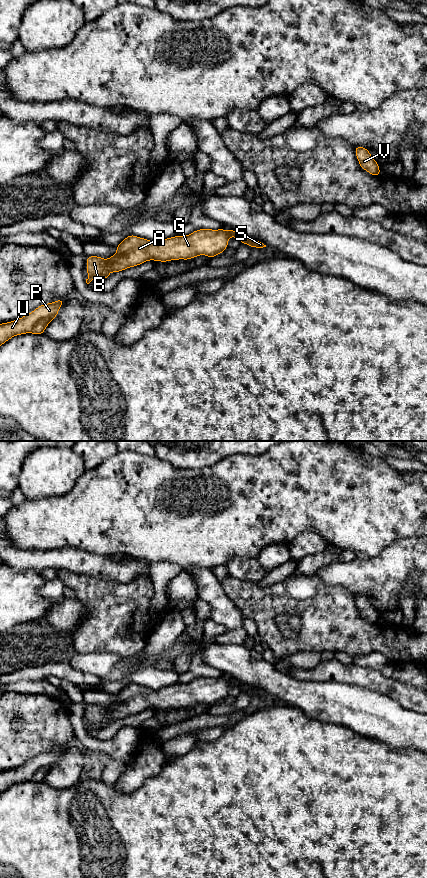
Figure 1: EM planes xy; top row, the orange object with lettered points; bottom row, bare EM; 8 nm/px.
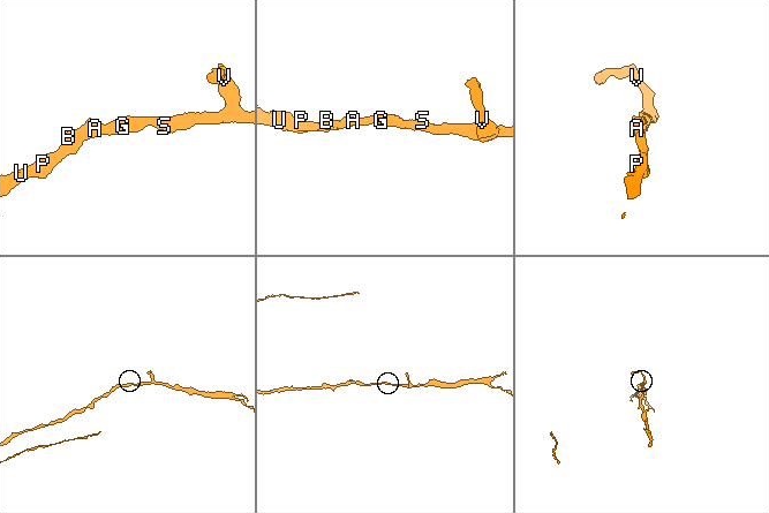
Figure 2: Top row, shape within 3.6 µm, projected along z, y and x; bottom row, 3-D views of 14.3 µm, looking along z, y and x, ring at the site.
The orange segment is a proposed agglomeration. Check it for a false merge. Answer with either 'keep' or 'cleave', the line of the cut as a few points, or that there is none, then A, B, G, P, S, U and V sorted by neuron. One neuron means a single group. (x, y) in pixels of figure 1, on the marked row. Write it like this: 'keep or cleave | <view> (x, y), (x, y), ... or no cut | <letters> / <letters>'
keep | no cut | A B G P S U V

